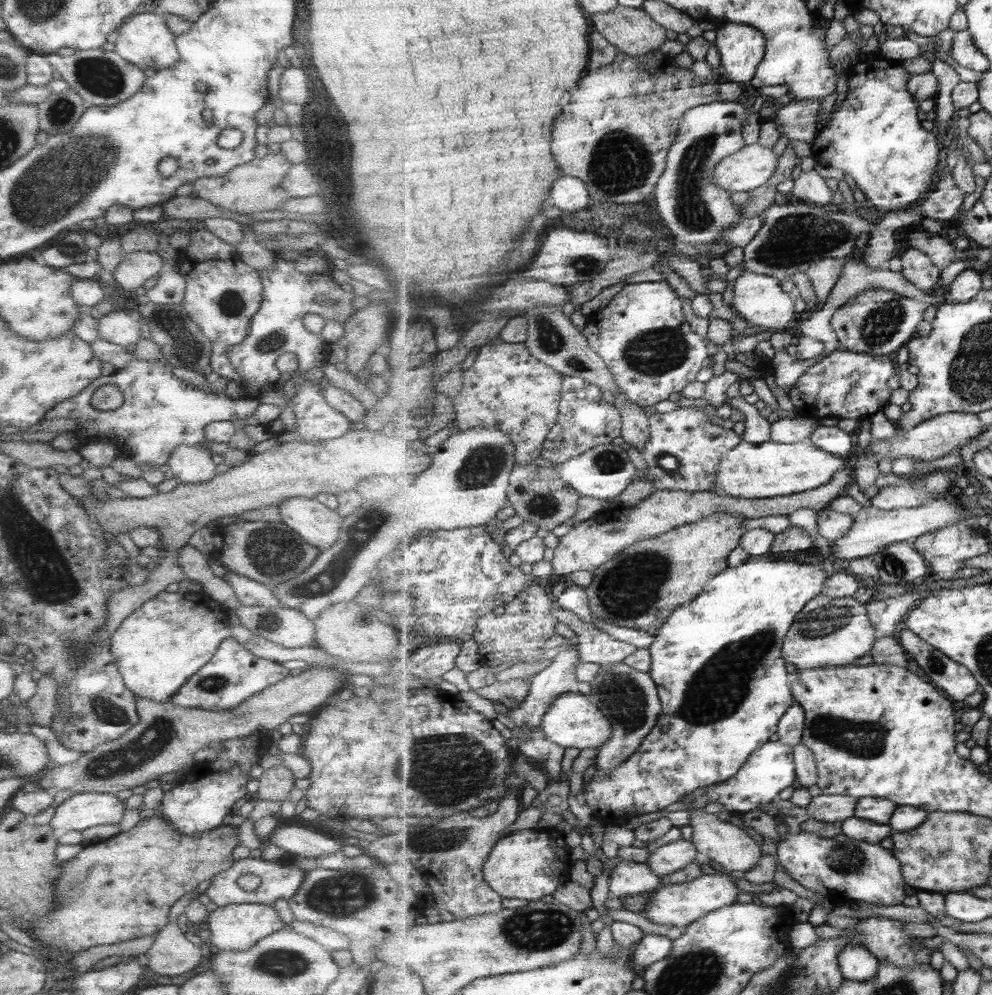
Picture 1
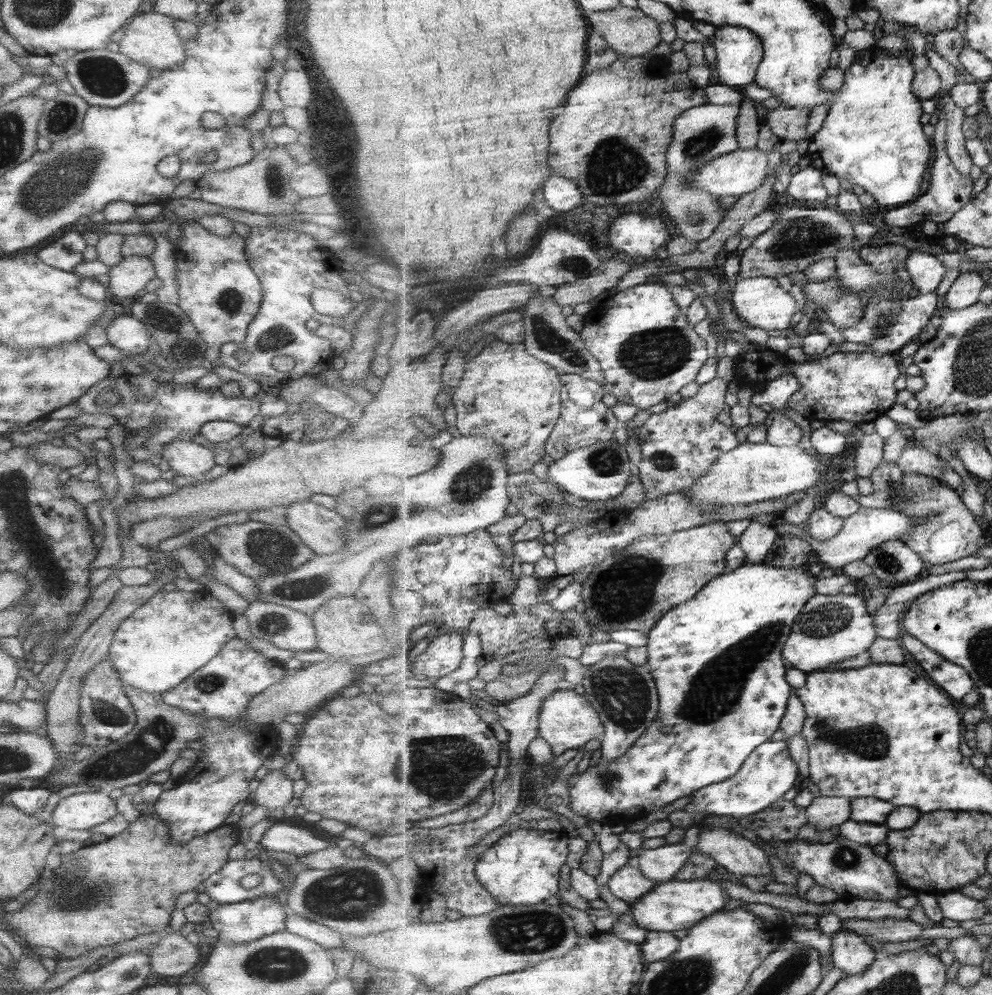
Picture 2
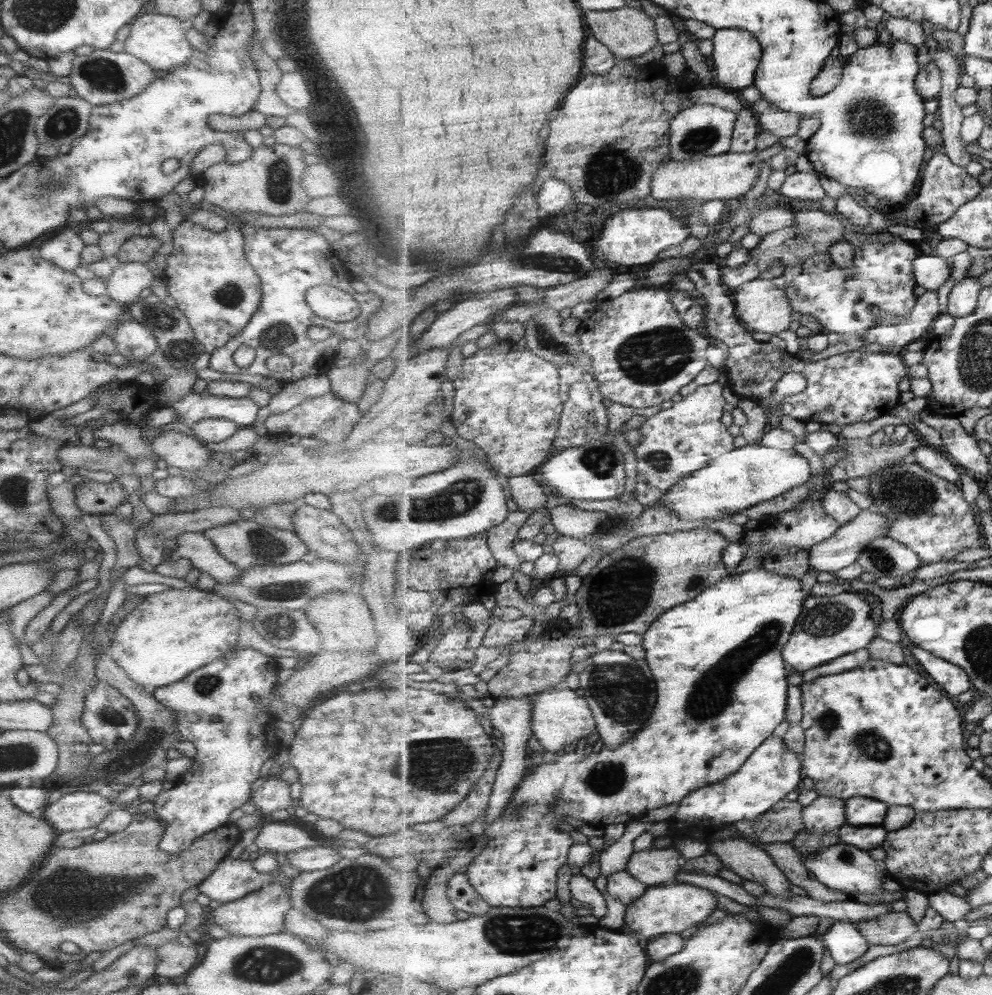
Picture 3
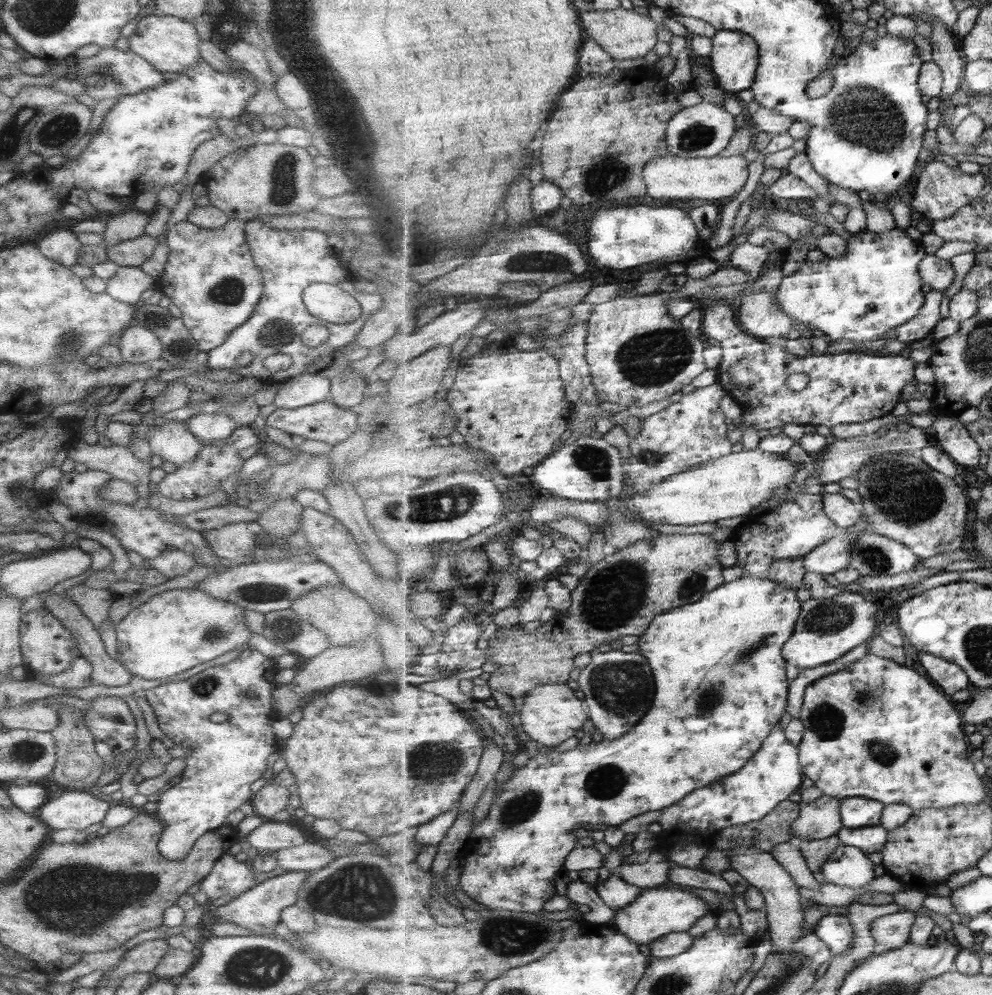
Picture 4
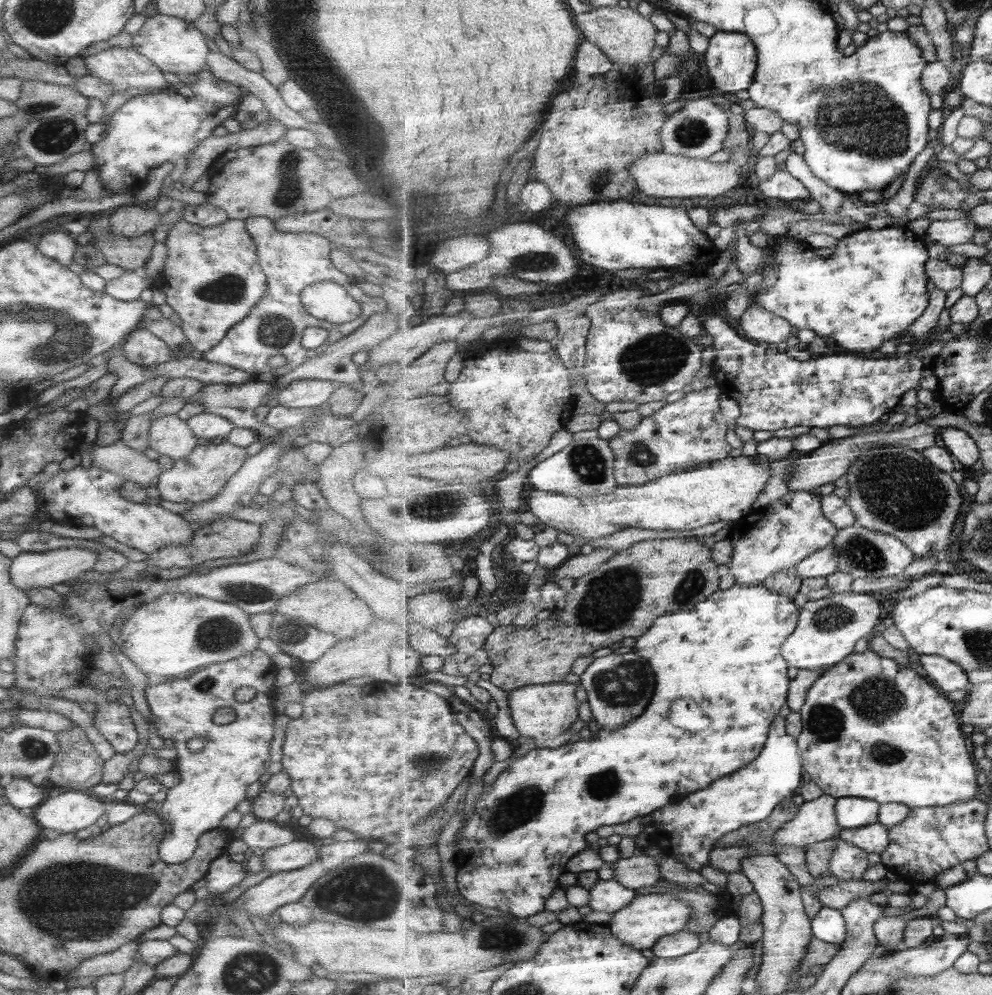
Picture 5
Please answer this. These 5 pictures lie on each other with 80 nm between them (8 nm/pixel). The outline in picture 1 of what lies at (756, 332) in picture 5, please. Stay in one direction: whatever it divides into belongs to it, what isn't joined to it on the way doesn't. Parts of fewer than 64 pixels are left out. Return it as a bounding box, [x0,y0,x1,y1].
[731,269,795,332]

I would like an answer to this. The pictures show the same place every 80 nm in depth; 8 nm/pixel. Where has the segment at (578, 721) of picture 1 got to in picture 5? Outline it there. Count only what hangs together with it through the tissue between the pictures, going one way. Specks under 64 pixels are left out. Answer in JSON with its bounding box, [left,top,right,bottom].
[507,683,579,741]

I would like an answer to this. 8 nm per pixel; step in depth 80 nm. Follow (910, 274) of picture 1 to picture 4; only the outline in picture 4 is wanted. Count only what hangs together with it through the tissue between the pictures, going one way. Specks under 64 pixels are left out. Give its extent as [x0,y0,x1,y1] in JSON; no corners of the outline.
[920,253,957,292]

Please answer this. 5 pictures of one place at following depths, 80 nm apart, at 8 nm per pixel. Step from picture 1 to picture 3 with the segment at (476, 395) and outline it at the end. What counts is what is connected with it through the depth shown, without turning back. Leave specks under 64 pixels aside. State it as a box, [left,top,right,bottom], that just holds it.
[451,341,564,477]

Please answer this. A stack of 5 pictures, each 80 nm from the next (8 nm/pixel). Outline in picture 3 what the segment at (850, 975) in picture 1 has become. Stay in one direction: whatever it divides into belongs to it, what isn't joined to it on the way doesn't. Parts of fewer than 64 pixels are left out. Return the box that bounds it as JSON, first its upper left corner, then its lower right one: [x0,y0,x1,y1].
[821,919,871,964]

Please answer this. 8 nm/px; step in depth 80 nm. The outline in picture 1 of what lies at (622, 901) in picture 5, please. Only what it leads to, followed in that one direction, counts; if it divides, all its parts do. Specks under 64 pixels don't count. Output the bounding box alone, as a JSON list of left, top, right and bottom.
[610,860,662,899]

